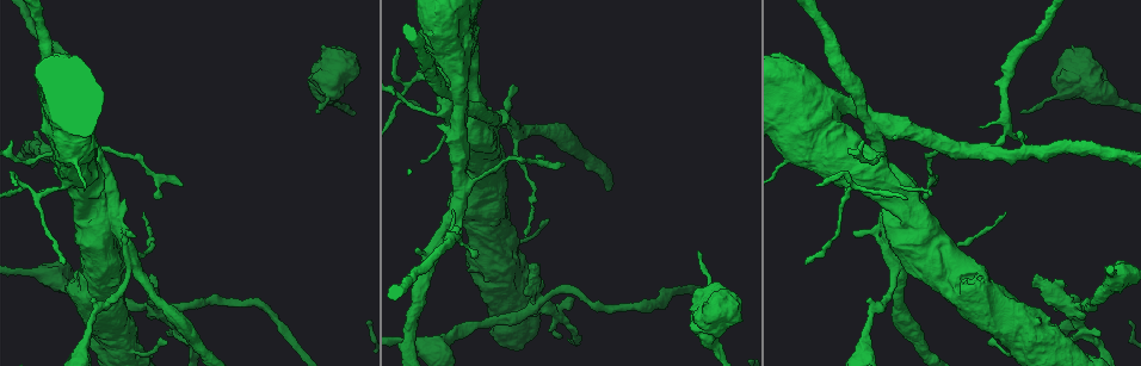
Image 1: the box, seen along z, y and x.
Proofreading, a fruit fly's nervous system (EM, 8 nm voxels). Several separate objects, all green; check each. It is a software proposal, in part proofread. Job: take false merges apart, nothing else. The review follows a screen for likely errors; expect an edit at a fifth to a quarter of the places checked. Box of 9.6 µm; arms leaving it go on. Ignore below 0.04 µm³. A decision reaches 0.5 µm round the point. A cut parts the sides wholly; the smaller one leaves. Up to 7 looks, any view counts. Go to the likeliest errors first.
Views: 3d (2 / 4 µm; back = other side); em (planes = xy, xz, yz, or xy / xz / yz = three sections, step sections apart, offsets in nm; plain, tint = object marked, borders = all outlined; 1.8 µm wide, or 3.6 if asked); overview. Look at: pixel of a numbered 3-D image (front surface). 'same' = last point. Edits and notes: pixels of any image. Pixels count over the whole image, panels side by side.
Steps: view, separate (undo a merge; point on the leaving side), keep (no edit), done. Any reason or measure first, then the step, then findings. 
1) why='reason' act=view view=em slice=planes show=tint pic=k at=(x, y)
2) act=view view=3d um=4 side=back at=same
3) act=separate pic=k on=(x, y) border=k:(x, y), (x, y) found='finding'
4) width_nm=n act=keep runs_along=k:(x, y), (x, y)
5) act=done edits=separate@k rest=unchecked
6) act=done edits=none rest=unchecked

why='branch point' act=view view=3d um=2 pic=1 at=(861, 109)

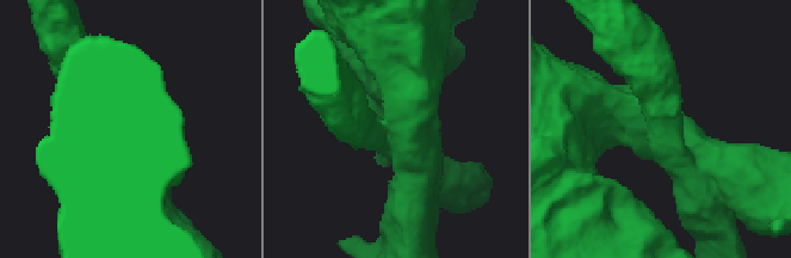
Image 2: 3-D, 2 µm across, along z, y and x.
arms=3 arm_widths_nm=340,380,600 why='need the tissue' act=view view=em slice=planes show=tint pic=2 at=(664, 125)

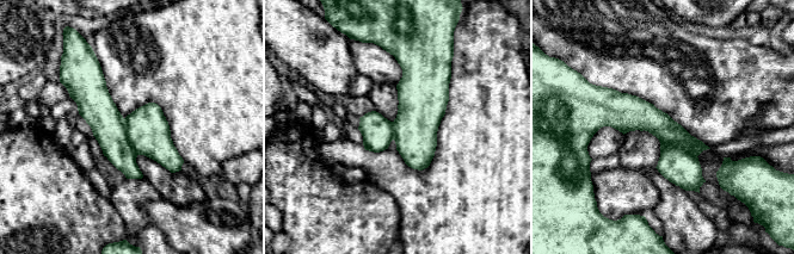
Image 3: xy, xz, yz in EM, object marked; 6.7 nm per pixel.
act=keep runs_along=3:(93, 69), (93, 99), (178, 167) found='all the same neuron'

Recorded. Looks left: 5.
why='four arms meet' act=view view=3d um=2 pic=1 at=(156, 311)

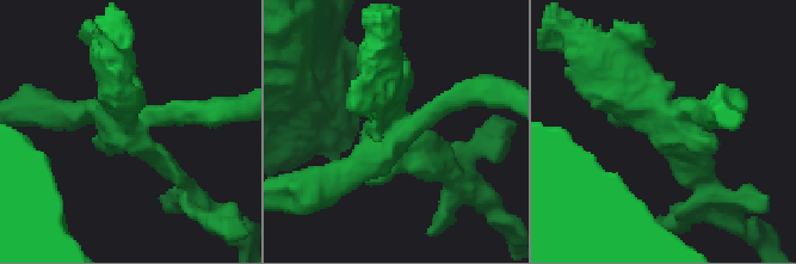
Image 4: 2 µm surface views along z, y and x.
arms=4 why='now the EM' act=view view=em slice=planes show=tint pic=4 at=(661, 122)

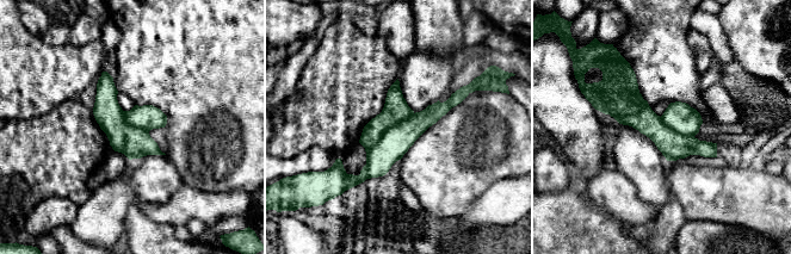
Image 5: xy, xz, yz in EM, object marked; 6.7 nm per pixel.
width_nm=280 act=separate pic=5 on=(396, 110) border=5:(414, 113), (389, 128), (365, 149) found='two neurons meet here'

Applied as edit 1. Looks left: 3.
act=view view=overview

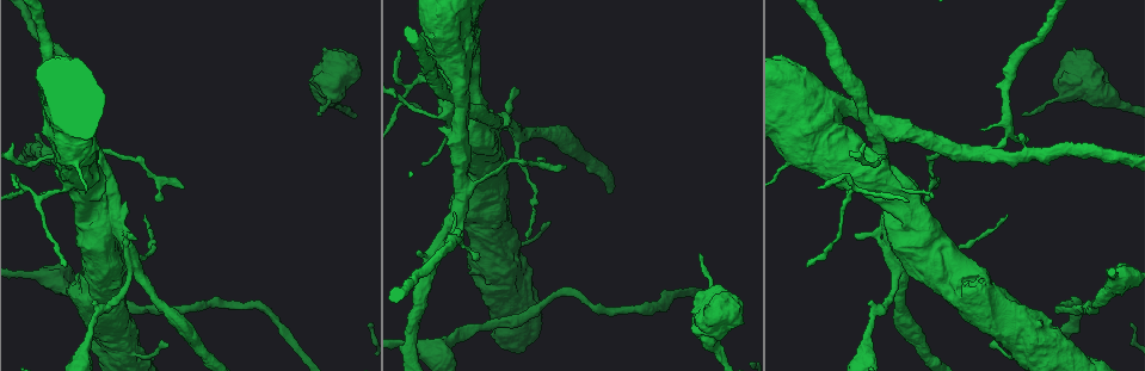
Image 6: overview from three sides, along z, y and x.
why='three arms meet' act=view view=em um=3.6 slice=planes show=tint pic=6 at=(515, 128)

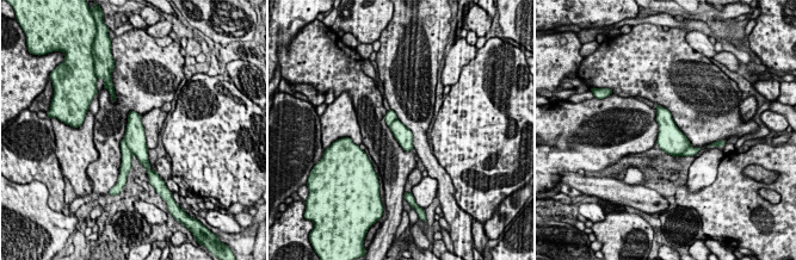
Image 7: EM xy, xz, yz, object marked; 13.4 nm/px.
width_nm=220 act=separate pic=7 on=(127, 154) border=7:(123, 140), (134, 154) found='two neurons meet here'

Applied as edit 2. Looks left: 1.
act=done edits=separate@5,separate@7 rest=unchecked

